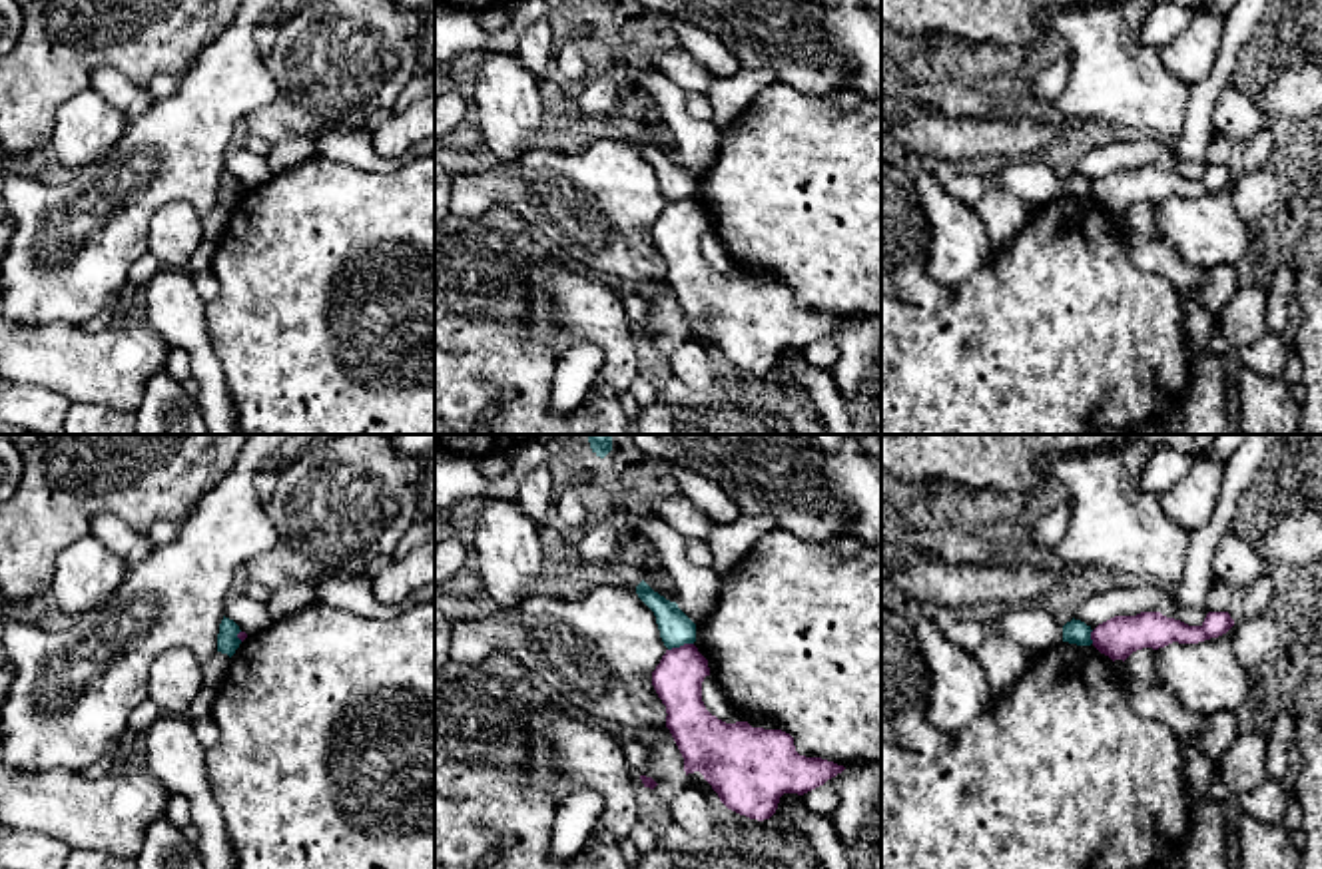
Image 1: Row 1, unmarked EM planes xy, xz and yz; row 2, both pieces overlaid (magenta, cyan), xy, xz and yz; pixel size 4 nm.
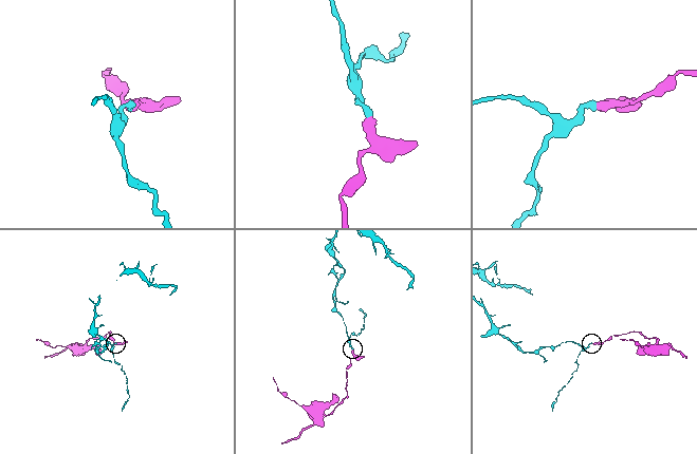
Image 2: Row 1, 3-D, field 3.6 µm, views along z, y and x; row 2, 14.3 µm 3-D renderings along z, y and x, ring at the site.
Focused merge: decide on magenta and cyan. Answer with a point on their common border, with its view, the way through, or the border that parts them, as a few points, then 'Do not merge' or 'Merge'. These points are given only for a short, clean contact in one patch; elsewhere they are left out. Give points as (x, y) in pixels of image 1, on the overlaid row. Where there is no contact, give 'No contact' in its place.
Touches magenta at xz (680, 646). Boundary: xz (692, 642), (668, 650). Do not merge

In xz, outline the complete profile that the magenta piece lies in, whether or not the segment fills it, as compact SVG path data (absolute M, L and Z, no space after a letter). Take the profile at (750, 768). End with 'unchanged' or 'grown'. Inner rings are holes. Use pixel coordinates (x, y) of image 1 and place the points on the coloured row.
M694 644L666 650L652 672L652 686L666 706L670 729L684 771L700 771L720 801L750 819L770 819L784 793L804 795L845 767L796 751L794 737L782 729L726 724L702 702L708 660Z; unchanged

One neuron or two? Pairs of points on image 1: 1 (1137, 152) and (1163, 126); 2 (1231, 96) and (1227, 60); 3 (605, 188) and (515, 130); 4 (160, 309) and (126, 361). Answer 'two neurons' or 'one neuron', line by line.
1: two neurons
2: two neurons
3: two neurons
4: two neurons

